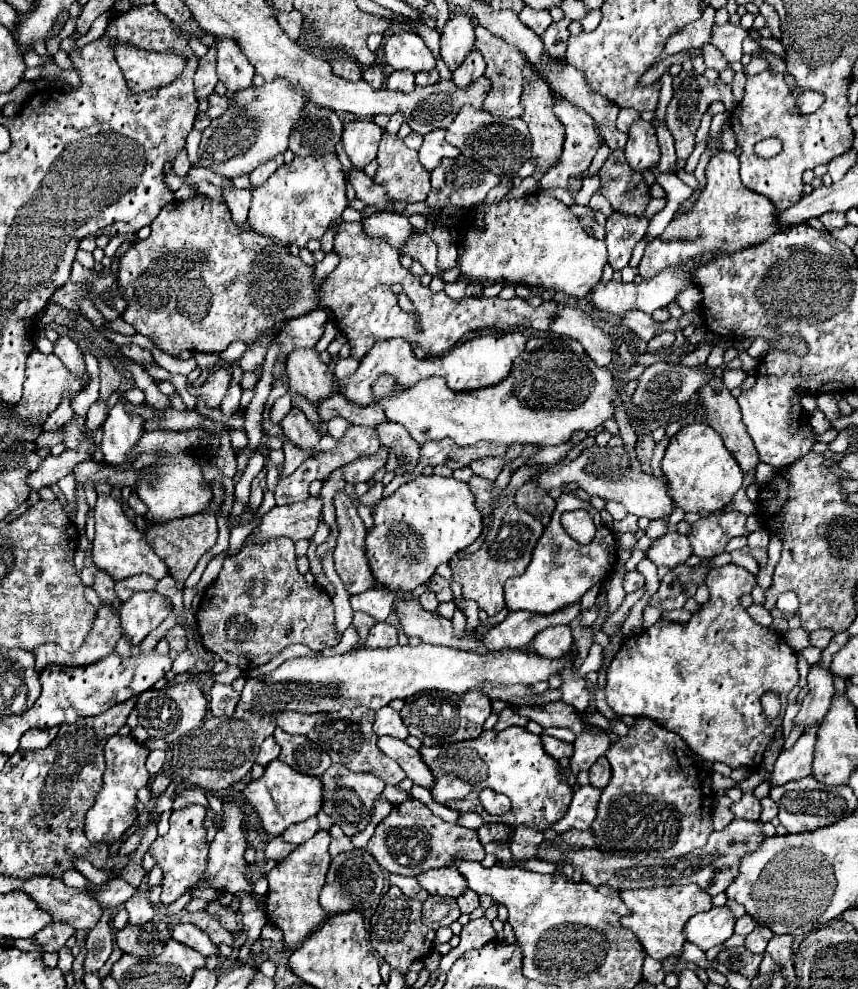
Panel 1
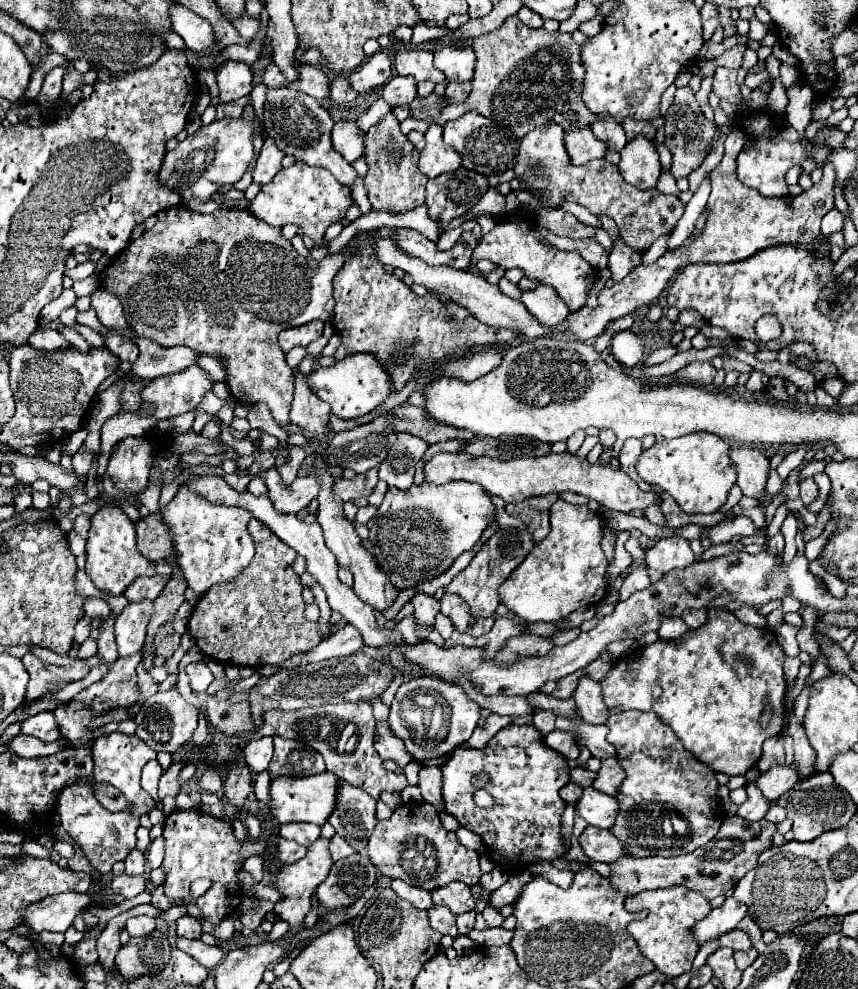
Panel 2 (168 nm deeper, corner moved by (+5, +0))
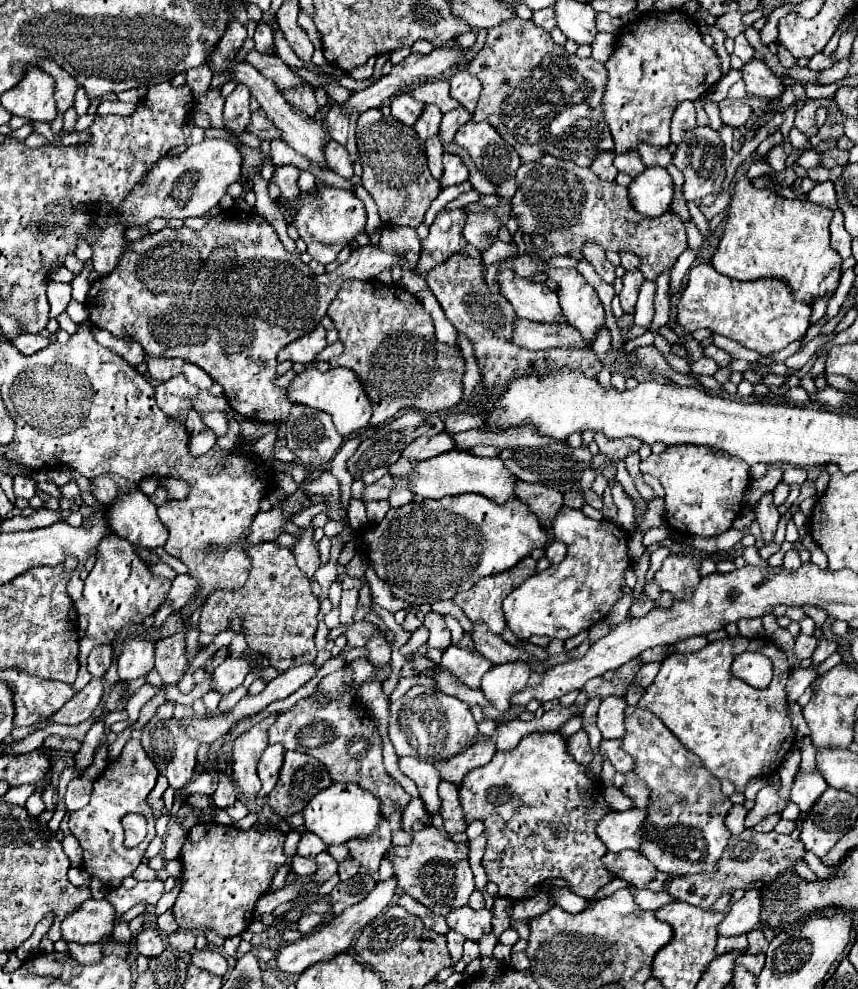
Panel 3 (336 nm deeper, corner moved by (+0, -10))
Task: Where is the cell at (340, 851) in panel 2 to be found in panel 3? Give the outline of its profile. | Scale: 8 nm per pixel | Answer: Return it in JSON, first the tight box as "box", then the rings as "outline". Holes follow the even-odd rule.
{"box":[338,858,360,880],"outline":[[[346,858],[346,860],[342,860],[338,864],[338,876],[340,876],[340,880],[352,878],[354,874],[358,874],[358,870],[360,870],[360,864],[354,858]]]}

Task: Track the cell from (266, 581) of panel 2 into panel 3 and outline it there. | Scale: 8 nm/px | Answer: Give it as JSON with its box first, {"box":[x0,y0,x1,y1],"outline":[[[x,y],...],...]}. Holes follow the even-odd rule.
{"box":[198,542,320,672],"outline":[[[260,542],[250,548],[250,558],[250,576],[238,592],[214,592],[214,596],[204,602],[198,624],[200,632],[218,636],[220,632],[230,630],[234,618],[240,618],[248,648],[268,658],[270,666],[278,672],[304,662],[314,662],[314,630],[318,624],[316,614],[320,610],[320,602],[312,594],[308,578],[298,568],[294,552],[276,542]]]}

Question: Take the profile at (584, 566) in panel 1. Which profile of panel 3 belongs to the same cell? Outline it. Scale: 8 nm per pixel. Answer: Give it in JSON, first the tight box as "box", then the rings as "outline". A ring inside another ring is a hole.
{"box":[502,506,628,640],"outline":[[[564,506],[556,514],[552,530],[556,540],[568,546],[566,558],[544,572],[532,574],[522,586],[514,588],[502,604],[508,628],[522,640],[530,636],[566,640],[580,630],[588,630],[596,614],[598,620],[602,620],[622,596],[620,588],[624,586],[628,554],[626,534],[620,526],[606,520],[592,520],[582,510]]]}

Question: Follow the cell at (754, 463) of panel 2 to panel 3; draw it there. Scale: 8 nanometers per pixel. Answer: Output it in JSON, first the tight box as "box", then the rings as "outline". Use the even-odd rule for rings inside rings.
{"box":[756,492,780,542],"outline":[[[766,492],[760,502],[756,504],[756,522],[762,528],[762,538],[768,542],[772,542],[774,532],[776,532],[776,524],[780,520],[780,512],[772,502],[772,492]]]}

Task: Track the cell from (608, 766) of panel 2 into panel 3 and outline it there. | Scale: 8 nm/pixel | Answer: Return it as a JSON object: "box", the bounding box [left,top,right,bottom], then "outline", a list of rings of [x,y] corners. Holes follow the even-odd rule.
{"box":[620,772,650,808],"outline":[[[626,772],[624,778],[626,778],[626,784],[620,790],[634,802],[634,808],[648,808],[650,792],[648,792],[646,784],[642,780],[638,780],[638,776],[634,772]]]}

